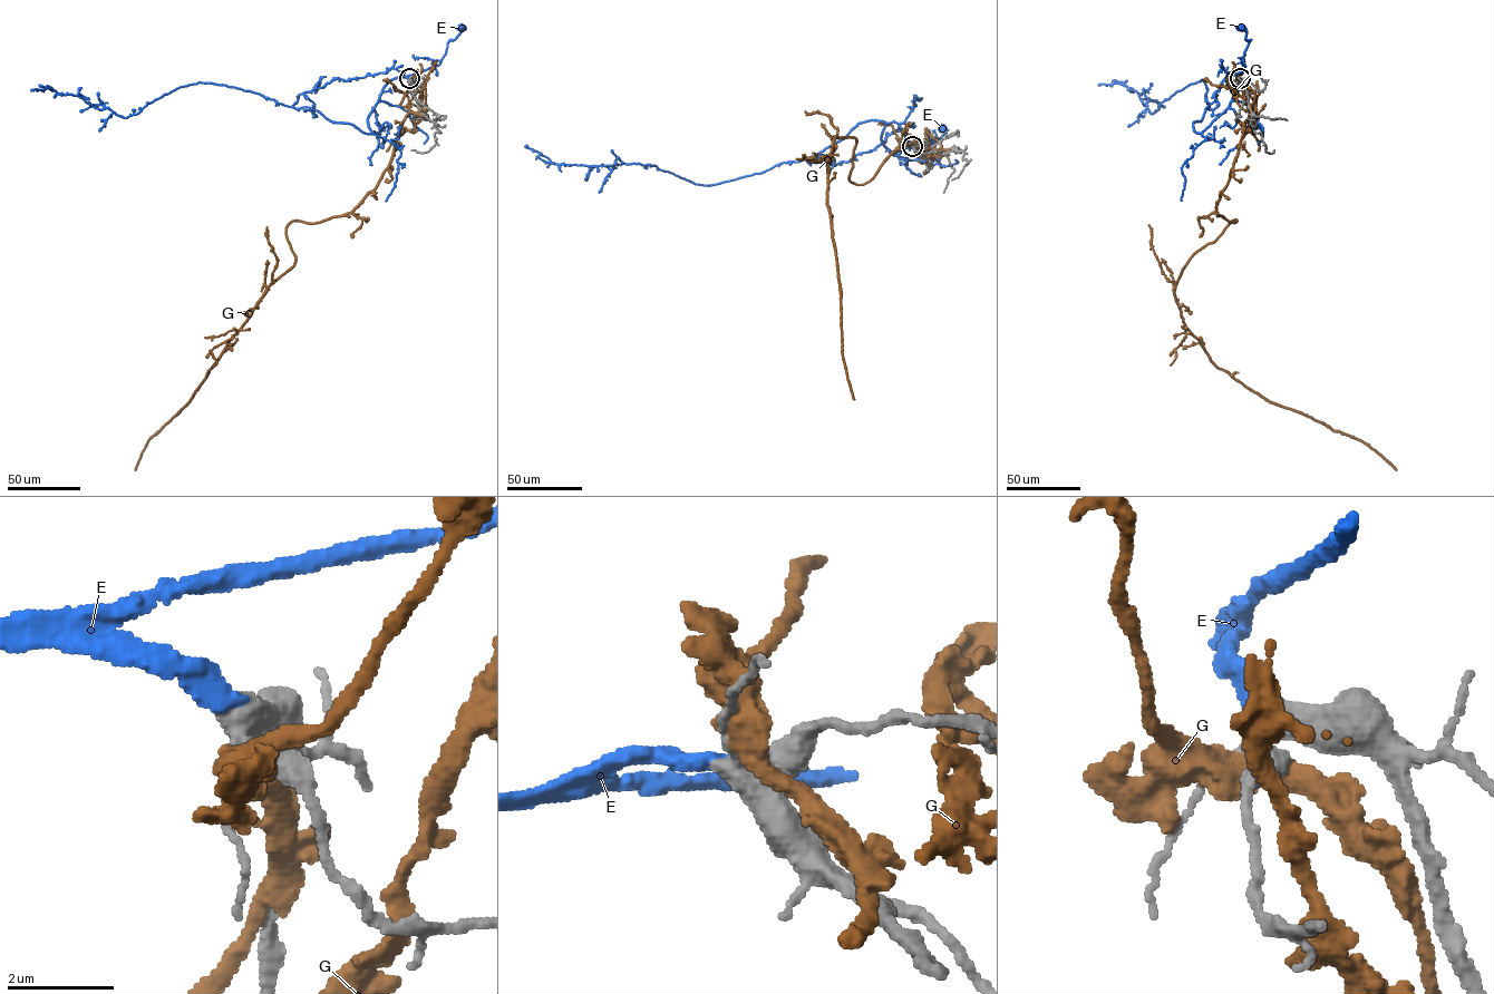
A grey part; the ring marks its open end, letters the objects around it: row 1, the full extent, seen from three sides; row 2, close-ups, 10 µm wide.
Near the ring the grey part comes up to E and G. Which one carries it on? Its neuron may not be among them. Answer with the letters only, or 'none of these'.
E

